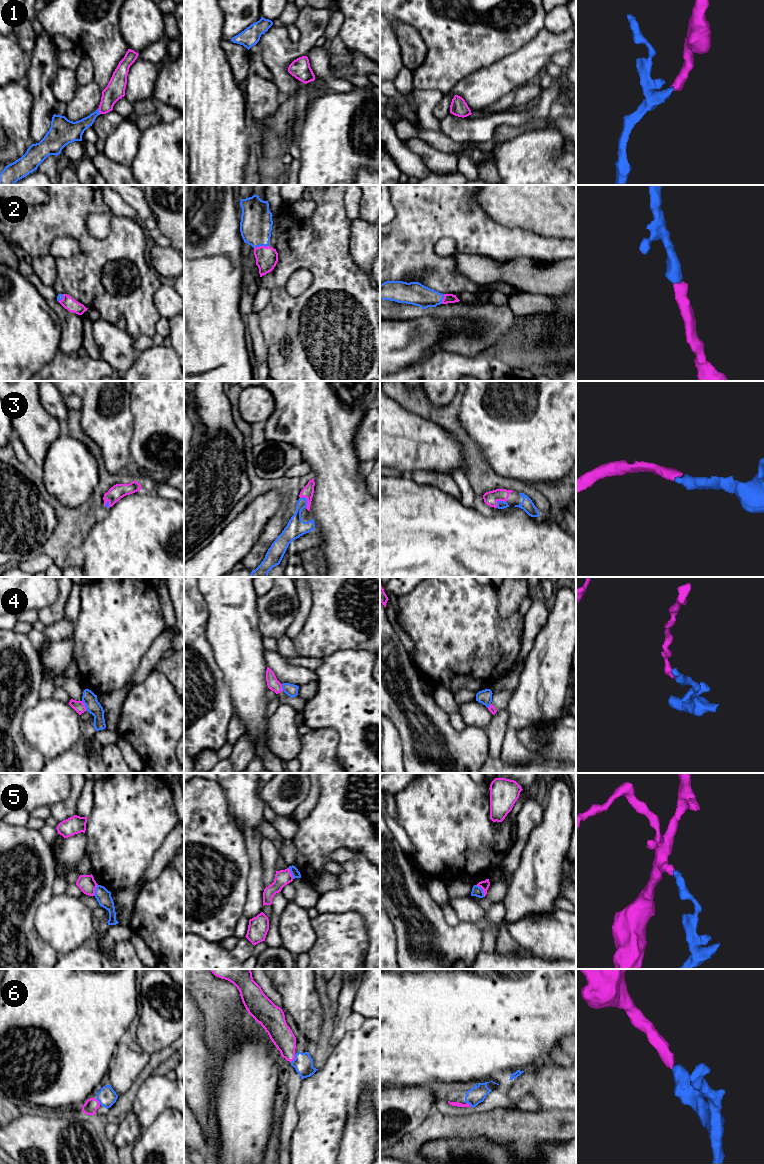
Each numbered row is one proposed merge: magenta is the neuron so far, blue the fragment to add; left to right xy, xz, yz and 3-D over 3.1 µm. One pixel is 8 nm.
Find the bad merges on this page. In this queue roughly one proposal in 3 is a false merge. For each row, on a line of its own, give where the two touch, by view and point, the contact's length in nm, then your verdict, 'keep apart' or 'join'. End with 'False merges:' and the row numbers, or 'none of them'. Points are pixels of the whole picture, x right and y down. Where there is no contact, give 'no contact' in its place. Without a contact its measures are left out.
1: meets magenta in xy at (99, 111); contact 50 nm long; join
2: meets magenta in xz at (261, 246); contact 120 nm long; join
3: meets magenta in xz at (307, 500); contact 100 nm long; join
4: meets magenta in xy at (84, 705); contact 90 nm long; keep apart
5: meets magenta in yz at (483, 890); contact 120 nm long; keep apart
6: meets magenta in xz at (294, 1058); contact 80 nm long; join
False merges: 4, 5

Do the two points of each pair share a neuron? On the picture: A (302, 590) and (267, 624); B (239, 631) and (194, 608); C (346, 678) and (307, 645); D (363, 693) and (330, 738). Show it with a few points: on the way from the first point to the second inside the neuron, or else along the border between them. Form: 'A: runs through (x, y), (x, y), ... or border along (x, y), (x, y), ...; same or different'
A: border along (296, 587), (298, 612), (294, 617); different
B: border along (200, 593), (208, 612), (207, 638); different
C: border along (346, 649), (335, 651), (324, 658); different
D: border along (312, 728), (332, 728), (337, 733), (337, 754); different

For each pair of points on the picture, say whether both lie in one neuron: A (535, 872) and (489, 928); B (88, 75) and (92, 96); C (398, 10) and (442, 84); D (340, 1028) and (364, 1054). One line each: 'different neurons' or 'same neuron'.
A: different neurons
B: different neurons
C: same neuron
D: different neurons

